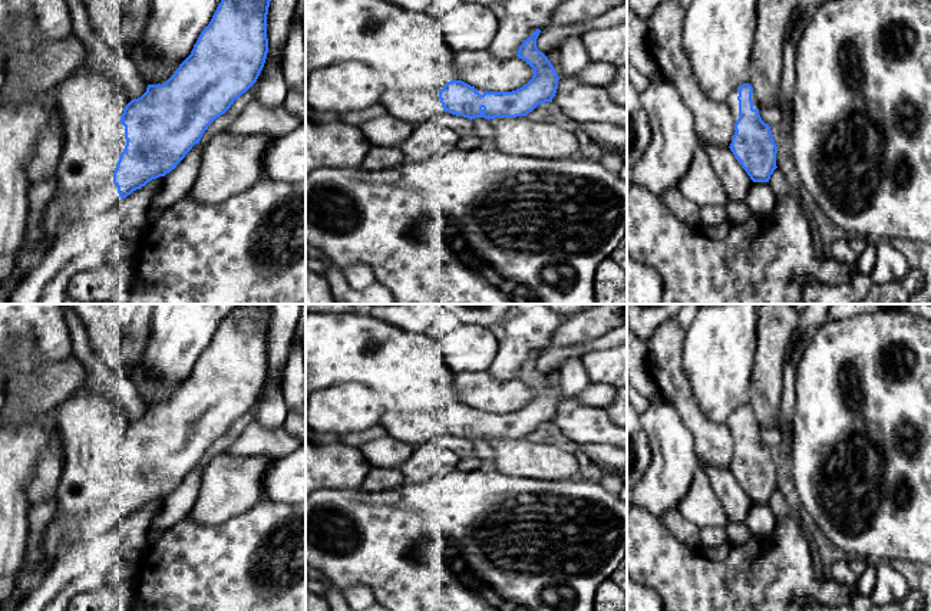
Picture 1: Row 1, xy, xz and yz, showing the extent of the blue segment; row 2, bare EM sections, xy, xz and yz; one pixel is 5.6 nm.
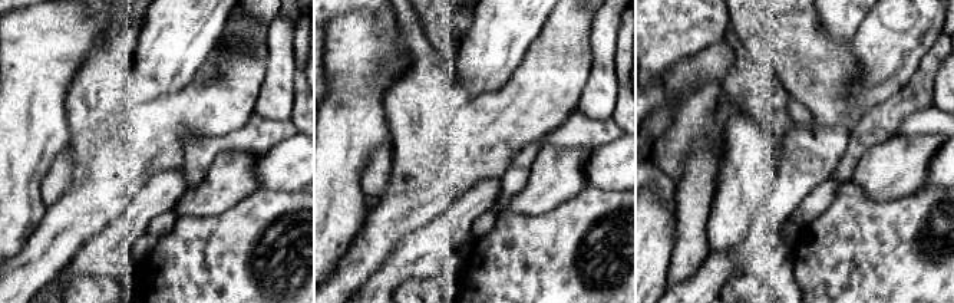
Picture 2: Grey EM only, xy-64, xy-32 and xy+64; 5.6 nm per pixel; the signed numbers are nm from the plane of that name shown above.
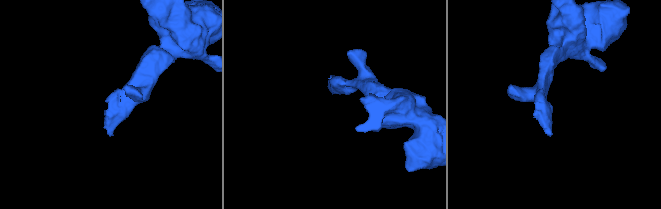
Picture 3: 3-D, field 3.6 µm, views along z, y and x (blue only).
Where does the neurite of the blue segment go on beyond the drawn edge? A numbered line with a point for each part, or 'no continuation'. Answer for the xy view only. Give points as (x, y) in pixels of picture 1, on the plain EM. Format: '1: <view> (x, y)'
1: xy (56, 540)

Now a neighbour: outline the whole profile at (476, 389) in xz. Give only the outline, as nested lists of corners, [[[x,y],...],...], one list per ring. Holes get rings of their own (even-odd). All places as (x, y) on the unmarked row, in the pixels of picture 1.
[[[488,370],[453,376],[458,402],[488,413],[512,413],[526,406],[534,390],[522,380],[498,380]]]

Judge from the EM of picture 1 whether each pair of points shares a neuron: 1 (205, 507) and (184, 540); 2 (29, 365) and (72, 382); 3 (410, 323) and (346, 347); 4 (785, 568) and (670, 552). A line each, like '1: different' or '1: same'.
1: different
2: different
3: different
4: same

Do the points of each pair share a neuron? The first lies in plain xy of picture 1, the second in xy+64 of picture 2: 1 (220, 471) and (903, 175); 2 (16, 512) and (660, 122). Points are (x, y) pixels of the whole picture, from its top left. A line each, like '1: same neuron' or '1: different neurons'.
1: same neuron
2: different neurons

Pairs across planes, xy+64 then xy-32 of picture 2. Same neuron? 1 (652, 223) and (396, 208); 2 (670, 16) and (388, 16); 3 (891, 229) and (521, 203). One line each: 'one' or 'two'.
1: two
2: one
3: two

